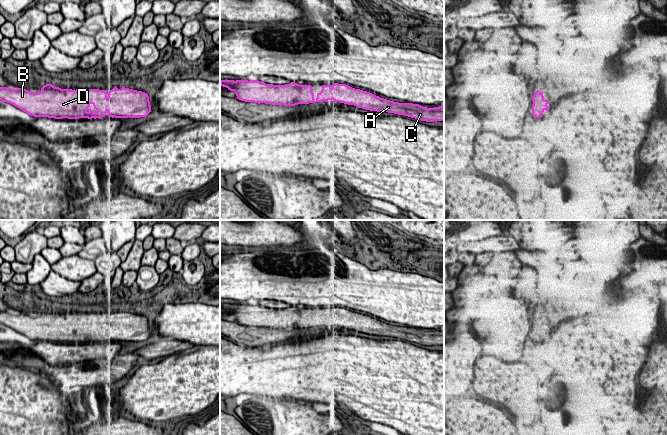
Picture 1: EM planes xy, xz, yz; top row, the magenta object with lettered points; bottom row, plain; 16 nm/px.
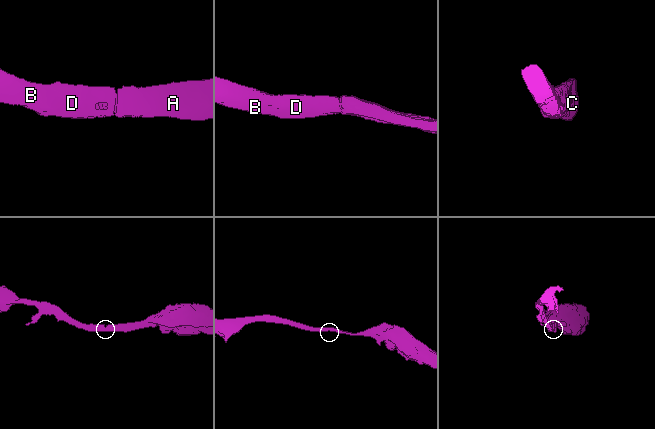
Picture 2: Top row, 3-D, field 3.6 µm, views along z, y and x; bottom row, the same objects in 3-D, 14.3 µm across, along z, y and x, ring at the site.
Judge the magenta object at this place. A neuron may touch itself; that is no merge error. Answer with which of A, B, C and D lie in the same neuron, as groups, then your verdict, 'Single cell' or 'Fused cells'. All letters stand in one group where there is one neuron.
Groups: A B C D. Single cell

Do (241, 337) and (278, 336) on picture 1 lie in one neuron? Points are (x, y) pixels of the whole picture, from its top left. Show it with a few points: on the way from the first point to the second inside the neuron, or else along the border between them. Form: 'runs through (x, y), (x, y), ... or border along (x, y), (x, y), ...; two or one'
runs through (250, 337), (269, 336); one

